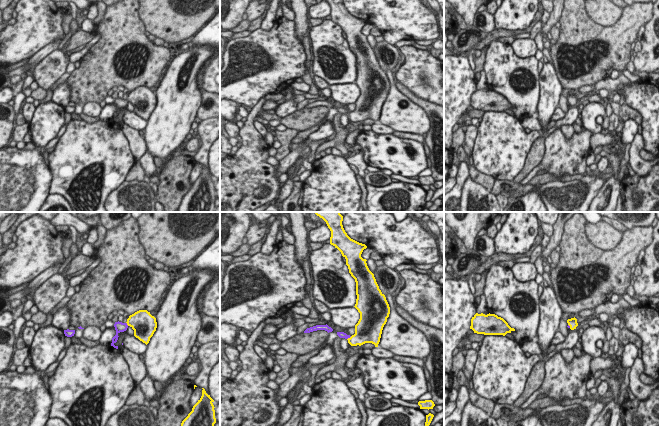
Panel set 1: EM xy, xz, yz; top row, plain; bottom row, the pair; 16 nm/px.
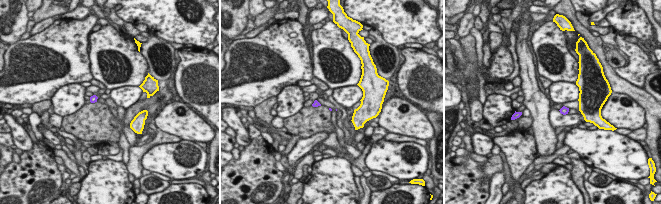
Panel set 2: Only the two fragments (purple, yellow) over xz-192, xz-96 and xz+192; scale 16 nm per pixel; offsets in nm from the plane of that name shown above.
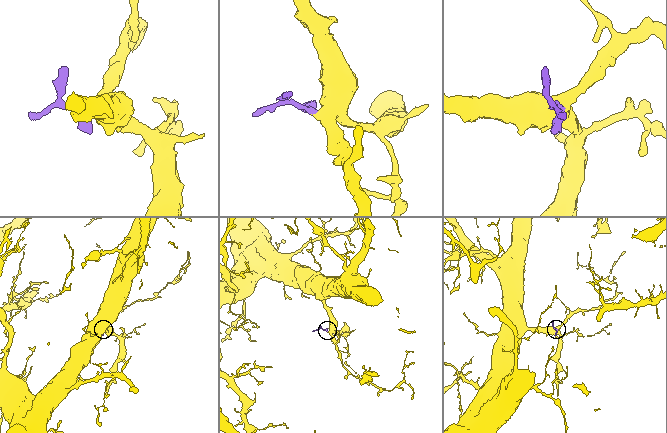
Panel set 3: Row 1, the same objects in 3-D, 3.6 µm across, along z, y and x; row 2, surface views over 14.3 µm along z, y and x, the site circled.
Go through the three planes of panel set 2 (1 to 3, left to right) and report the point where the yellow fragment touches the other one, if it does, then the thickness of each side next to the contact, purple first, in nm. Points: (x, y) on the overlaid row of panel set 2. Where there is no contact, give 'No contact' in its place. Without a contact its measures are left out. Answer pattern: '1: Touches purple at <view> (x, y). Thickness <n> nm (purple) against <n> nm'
1: No contact
2: No contact
3: No contact.

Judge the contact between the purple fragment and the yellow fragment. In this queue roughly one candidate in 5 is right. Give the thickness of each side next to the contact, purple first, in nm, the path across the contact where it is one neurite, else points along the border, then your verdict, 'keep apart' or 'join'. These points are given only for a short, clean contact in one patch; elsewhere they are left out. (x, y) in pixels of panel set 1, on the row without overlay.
calibres 100 and 320 nm; way xz (341, 110), (349, 113), (360, 113), (364, 109); join

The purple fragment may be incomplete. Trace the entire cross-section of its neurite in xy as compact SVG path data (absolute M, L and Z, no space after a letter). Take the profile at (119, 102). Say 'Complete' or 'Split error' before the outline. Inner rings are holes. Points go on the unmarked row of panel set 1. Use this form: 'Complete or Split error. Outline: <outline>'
Split error. Outline: M139 86L130 91L126 99L115 98L116 111L112 114L111 122L118 125L118 122L114 121L118 116L118 110L126 107L129 102L134 106L134 112L147 121L156 107L157 98L147 86Z

